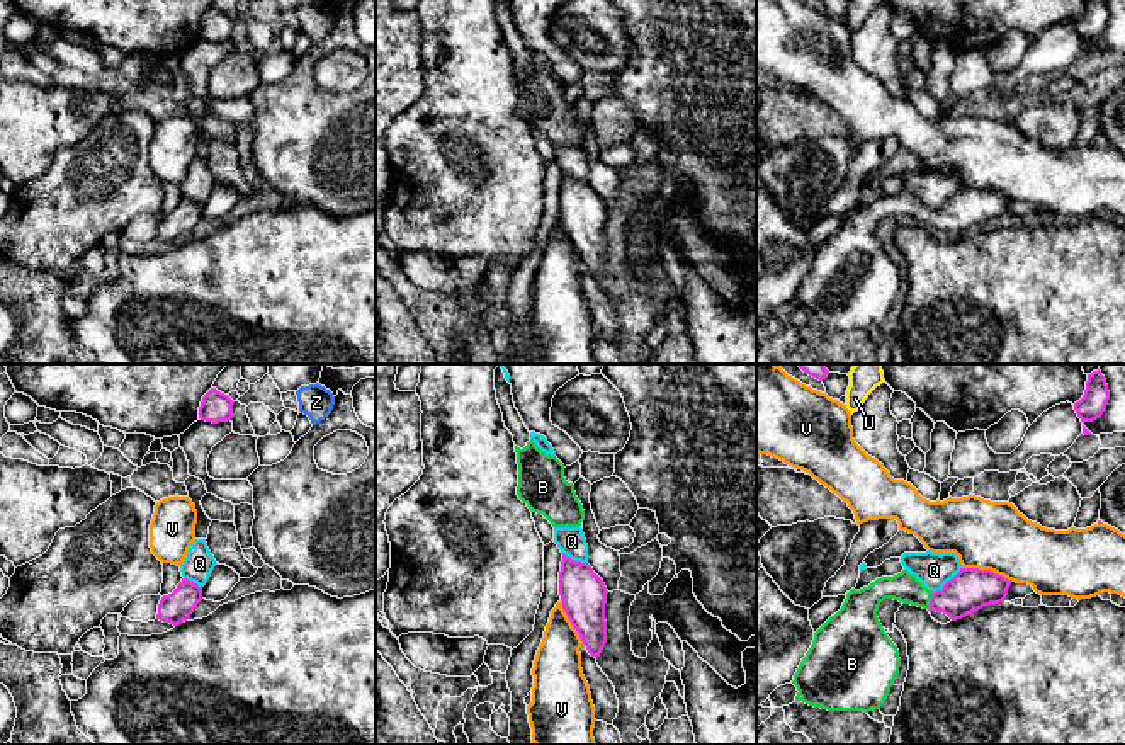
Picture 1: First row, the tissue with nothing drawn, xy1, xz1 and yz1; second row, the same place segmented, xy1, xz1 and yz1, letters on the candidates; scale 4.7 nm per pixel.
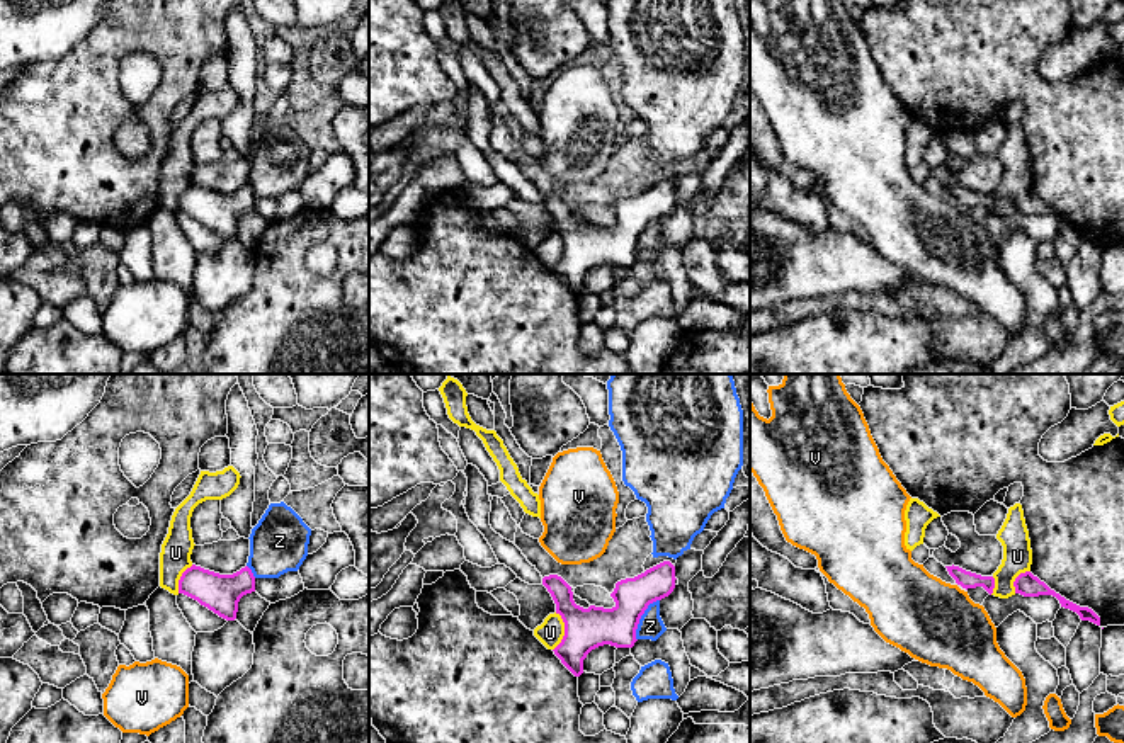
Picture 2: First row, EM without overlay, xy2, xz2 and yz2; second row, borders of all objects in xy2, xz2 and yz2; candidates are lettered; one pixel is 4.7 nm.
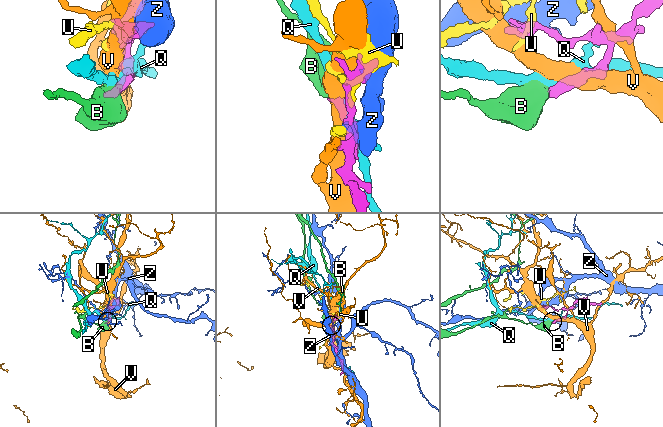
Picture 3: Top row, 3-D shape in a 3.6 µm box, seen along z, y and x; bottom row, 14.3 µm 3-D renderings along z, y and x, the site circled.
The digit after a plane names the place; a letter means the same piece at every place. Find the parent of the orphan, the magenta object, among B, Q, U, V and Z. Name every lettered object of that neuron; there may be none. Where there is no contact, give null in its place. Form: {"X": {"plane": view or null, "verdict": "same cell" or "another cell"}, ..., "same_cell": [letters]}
{"B": {"plane": "yz1", "verdict": "same cell"}, "Q": {"plane": "yz1", "verdict": "another cell"}, "U": {"plane": "xz2", "verdict": "another cell"}, "V": {"plane": "yz1", "verdict": "another cell"}, "Z": {"plane": "xz2", "verdict": "another cell"}, "same_cell": ["B"]}

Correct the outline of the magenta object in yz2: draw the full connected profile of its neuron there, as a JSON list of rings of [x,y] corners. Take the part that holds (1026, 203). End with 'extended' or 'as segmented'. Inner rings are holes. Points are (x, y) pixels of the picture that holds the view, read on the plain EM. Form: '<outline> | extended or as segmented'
[[[1030,190],[1020,192],[1015,201],[1015,213],[1020,213],[1024,216],[1039,216],[1039,214],[1053,214],[1059,219],[1061,226],[1070,228],[1080,235],[1081,240],[1090,240],[1097,245],[1100,245],[1100,236],[1088,226],[1080,226],[1054,209],[1051,209],[1044,201],[1041,201],[1037,196],[1034,196]]] | as segmented

